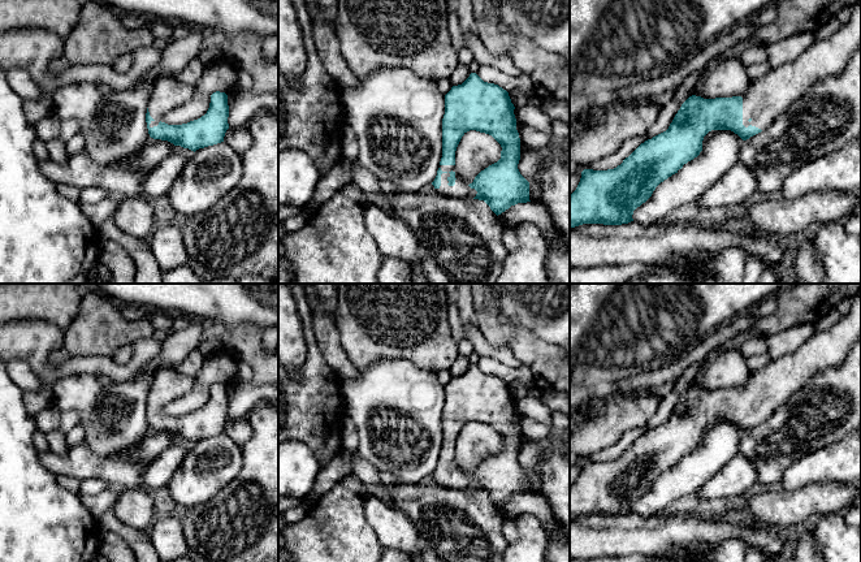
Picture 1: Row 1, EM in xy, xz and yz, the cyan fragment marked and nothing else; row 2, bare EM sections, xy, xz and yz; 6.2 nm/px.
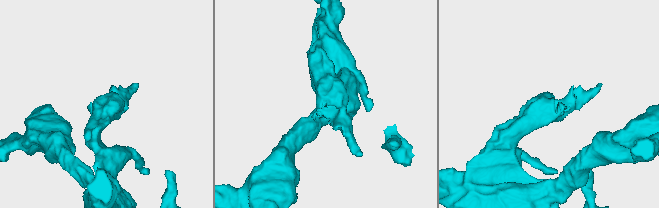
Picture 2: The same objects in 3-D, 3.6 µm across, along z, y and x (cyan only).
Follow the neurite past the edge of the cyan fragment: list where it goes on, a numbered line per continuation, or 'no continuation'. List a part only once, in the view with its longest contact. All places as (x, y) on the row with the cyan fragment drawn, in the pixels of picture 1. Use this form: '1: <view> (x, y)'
1: xz (461, 190)

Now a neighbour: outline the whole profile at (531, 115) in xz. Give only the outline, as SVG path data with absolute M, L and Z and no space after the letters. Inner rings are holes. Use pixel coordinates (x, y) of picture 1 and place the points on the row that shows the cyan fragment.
M538 101L516 108L515 114L522 126L529 126L551 135L553 118L541 109Z

